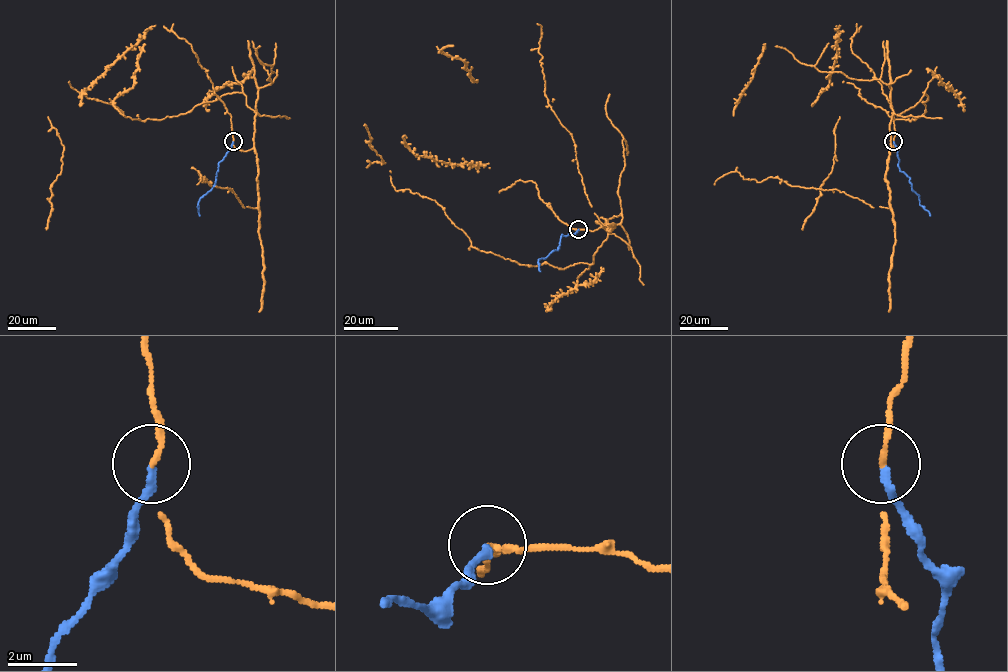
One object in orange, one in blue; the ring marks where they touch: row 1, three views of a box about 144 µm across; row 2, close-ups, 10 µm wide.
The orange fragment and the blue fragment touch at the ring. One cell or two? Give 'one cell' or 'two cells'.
two cells

